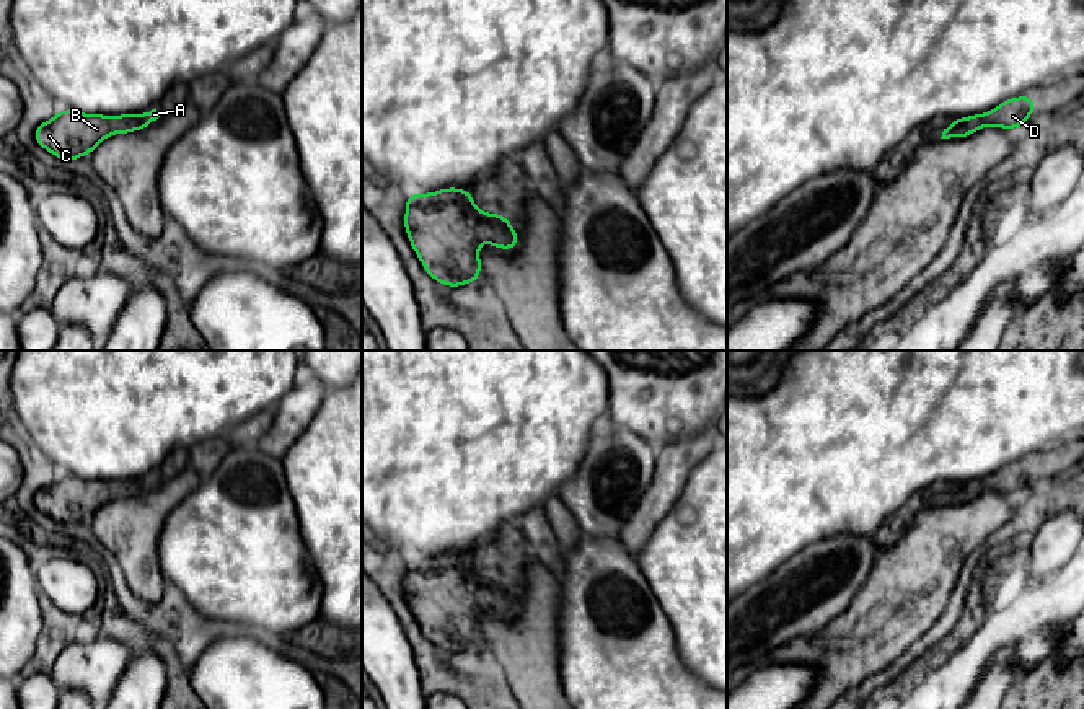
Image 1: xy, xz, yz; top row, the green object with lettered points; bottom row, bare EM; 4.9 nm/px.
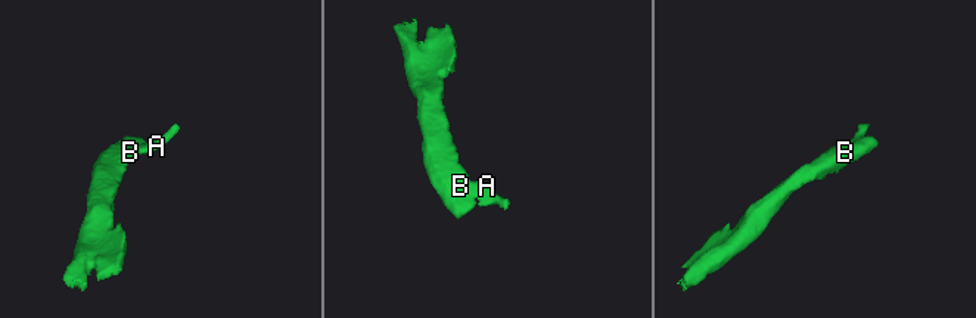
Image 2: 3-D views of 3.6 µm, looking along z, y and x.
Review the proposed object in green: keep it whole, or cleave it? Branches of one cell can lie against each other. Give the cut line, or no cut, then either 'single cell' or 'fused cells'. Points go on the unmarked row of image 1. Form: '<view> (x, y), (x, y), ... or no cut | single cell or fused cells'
no cut | single cell

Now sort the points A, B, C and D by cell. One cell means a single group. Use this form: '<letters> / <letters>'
A B C D

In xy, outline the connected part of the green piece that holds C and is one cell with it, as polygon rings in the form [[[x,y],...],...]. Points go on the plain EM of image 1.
[[[156,473],[145,479],[101,481],[60,474],[34,495],[34,505],[54,522],[72,526],[90,520],[112,499],[142,495],[160,481]]]

